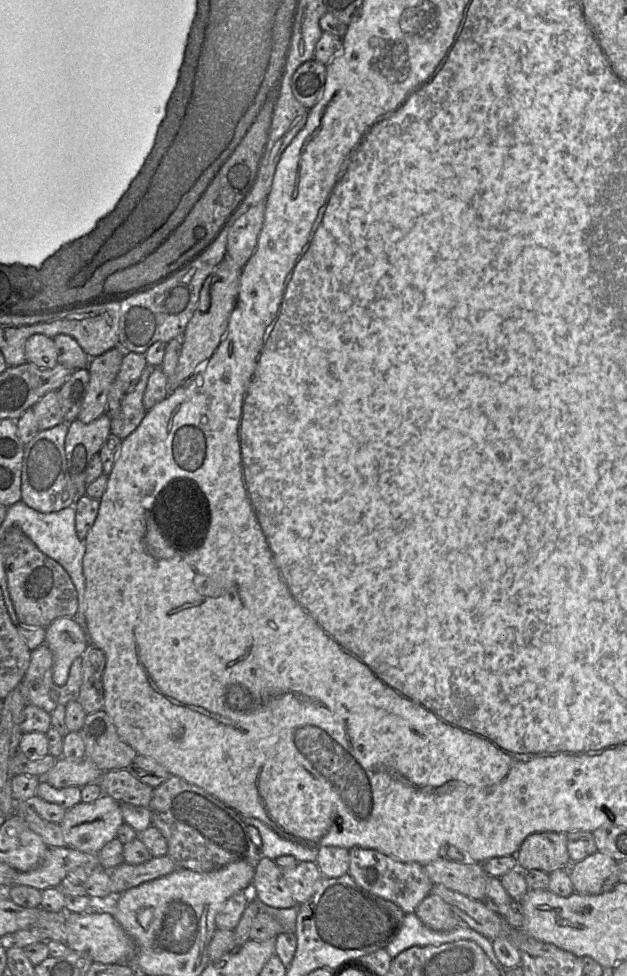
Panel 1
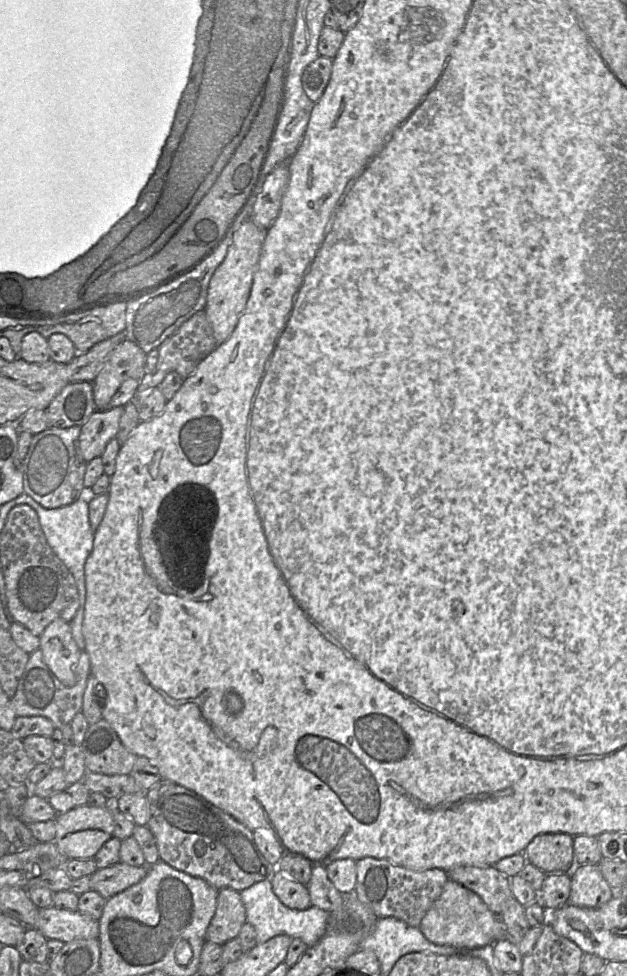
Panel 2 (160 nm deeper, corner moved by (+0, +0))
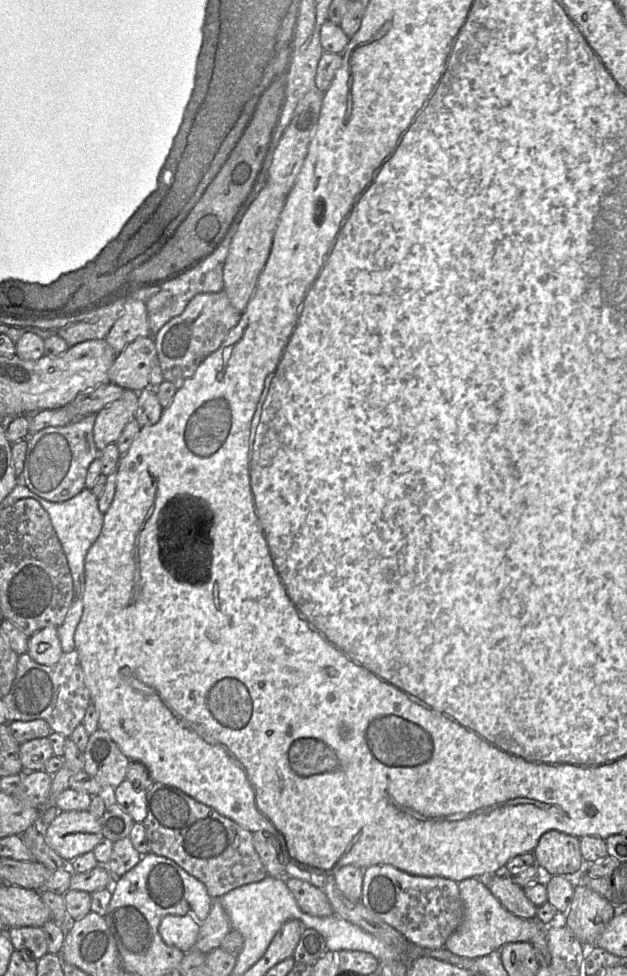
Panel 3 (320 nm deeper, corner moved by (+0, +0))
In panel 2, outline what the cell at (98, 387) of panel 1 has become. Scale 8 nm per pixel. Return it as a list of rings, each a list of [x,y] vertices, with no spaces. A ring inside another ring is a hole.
[[[123,340],[117,346],[93,381],[97,410],[106,410],[124,381],[142,380],[146,374],[146,357],[147,354],[129,340]]]

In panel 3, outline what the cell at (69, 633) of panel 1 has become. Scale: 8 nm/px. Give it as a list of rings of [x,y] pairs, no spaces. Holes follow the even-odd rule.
[[[45,627],[29,637],[27,654],[40,665],[52,666],[56,664],[63,654],[57,627]]]

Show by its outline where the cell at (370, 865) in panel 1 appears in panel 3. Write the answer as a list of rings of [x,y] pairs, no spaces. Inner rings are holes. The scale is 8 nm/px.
[[[389,864],[364,870],[360,902],[384,922],[398,930],[412,945],[424,949],[444,947],[463,919],[458,883],[447,878],[415,876]]]

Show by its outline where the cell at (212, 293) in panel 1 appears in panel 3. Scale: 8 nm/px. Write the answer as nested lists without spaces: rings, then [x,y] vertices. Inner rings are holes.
[[[266,179],[265,186],[244,213],[232,238],[223,269],[223,291],[234,308],[241,313],[251,300],[259,276],[268,260],[274,233],[286,198],[277,188],[269,185]]]

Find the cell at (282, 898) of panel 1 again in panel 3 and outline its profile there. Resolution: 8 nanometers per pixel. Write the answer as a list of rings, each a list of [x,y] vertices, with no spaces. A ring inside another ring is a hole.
[[[285,878],[286,885],[302,911],[316,917],[328,917],[334,914],[325,892],[297,878]]]

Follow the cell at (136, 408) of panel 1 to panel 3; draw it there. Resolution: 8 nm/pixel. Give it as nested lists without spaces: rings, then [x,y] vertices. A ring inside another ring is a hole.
[[[224,291],[194,296],[181,314],[172,318],[151,336],[164,380],[174,384],[177,389],[181,387],[194,375],[198,366],[220,347],[240,318],[241,312],[234,308]]]

